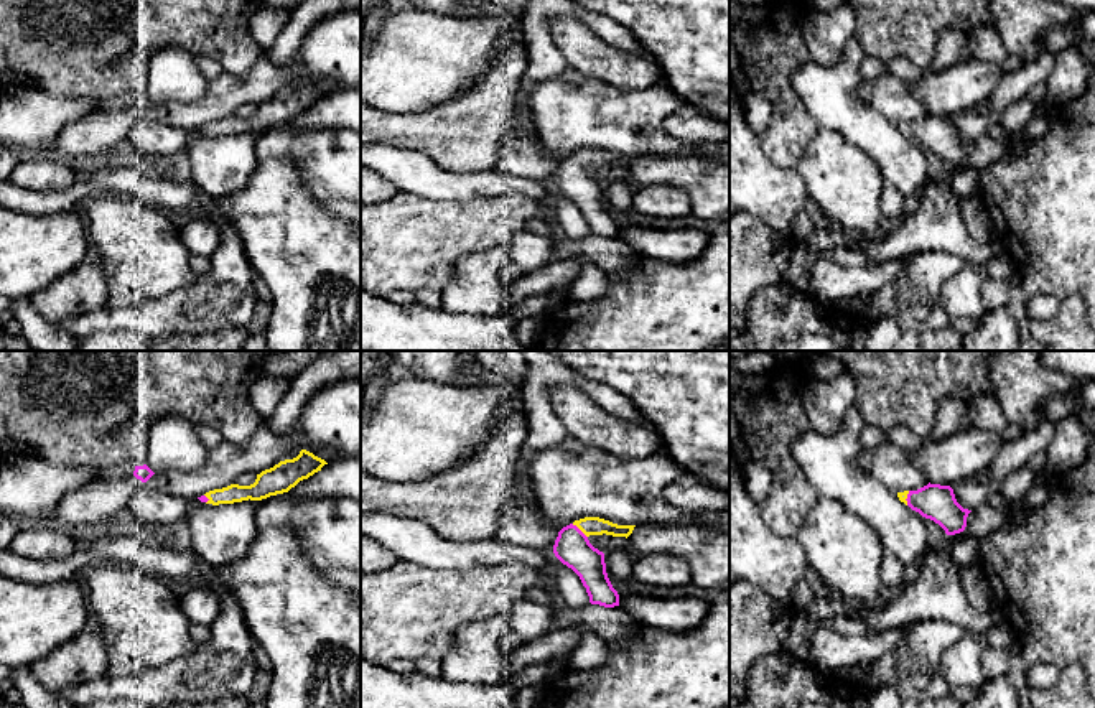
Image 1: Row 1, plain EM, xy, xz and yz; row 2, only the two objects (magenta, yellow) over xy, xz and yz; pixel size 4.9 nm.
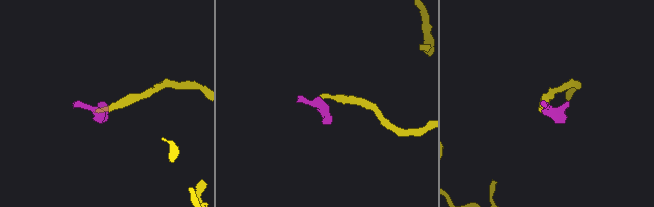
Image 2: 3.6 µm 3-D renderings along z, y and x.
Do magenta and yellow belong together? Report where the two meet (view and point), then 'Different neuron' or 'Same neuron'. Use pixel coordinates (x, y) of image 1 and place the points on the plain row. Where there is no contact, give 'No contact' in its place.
Touches magenta at xz (580, 162). Same neuron

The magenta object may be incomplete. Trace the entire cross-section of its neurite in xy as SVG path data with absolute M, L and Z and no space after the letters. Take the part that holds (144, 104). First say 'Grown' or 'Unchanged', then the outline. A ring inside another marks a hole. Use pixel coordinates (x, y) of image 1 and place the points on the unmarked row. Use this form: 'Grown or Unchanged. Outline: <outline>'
Grown. Outline: M120 94L114 97L91 99L91 100L96 102L97 110L105 110L105 112L119 112L135 107L142 114L147 114L155 105L147 95L133 97L130 94Z

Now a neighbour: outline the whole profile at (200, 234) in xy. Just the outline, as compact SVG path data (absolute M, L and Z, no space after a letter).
M193 214L179 222L179 237L191 254L209 257L217 249L221 232L212 216Z

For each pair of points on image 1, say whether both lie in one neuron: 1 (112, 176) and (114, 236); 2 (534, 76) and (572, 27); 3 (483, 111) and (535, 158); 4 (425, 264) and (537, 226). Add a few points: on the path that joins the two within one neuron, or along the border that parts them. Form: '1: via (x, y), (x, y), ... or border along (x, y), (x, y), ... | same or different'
1: border along (89, 200), (99, 195), (132, 195), (150, 203) | different
2: border along (552, 17), (549, 35), (563, 65) | different
3: border along (519, 97), (517, 125), (503, 144), (494, 167) | different
4: border along (549, 216), (531, 219), (524, 229) | different

